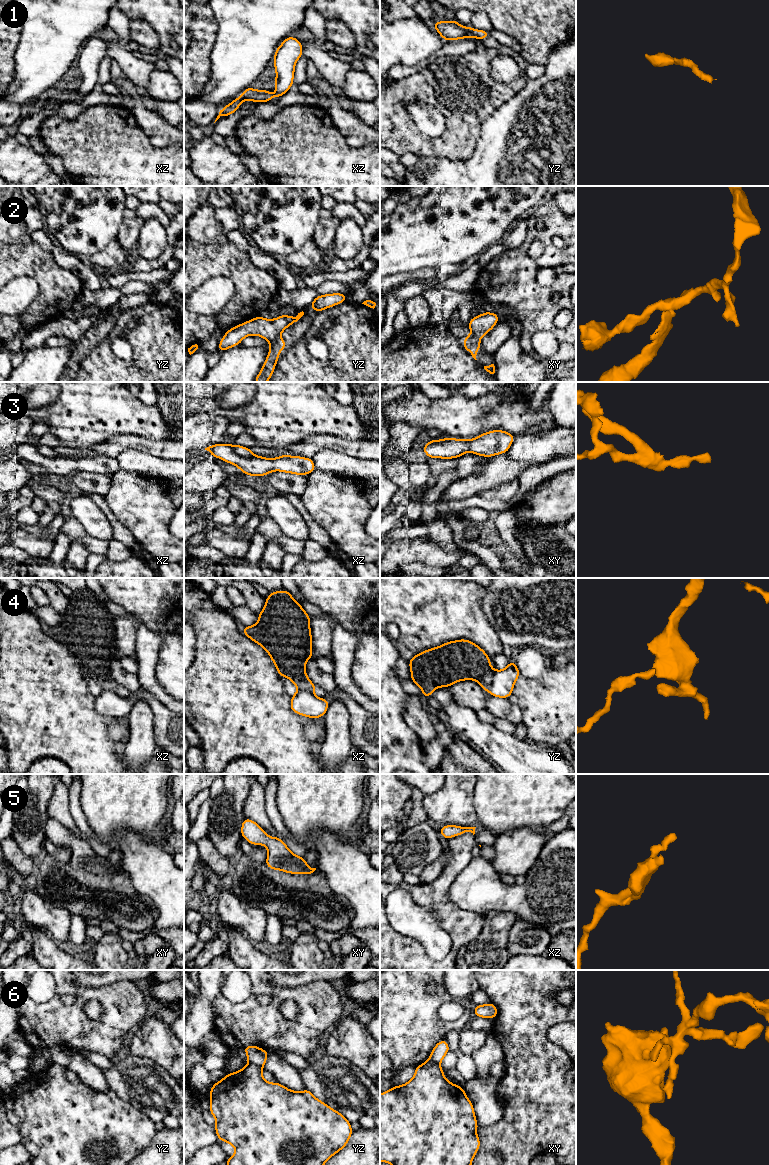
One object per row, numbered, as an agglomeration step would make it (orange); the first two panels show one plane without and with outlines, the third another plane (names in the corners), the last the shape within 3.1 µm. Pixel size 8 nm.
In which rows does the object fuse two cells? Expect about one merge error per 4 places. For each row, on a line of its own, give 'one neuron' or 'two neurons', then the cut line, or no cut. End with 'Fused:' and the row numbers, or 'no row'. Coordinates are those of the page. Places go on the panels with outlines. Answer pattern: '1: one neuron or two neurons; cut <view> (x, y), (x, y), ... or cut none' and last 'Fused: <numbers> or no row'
1: one neuron; cut none
2: two neurons; cut yz (279, 335), (270, 342)
3: one neuron; cut none
4: two neurons; cut yz (495, 670), (492, 682), (487, 690)
5: one neuron; cut none
6: two neurons; cut yz (249, 1062), (262, 1067)
Fused: 2, 4, 6

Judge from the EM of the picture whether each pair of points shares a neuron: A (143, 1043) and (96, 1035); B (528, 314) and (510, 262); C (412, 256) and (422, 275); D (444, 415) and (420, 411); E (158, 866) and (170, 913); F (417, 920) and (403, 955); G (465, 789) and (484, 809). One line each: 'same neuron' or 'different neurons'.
A: different neurons
B: same neuron
C: different neurons
D: same neuron
E: same neuron
F: different neurons
G: different neurons

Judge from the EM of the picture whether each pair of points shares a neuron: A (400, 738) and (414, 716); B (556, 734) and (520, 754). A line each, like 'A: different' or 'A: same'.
A: different
B: different

